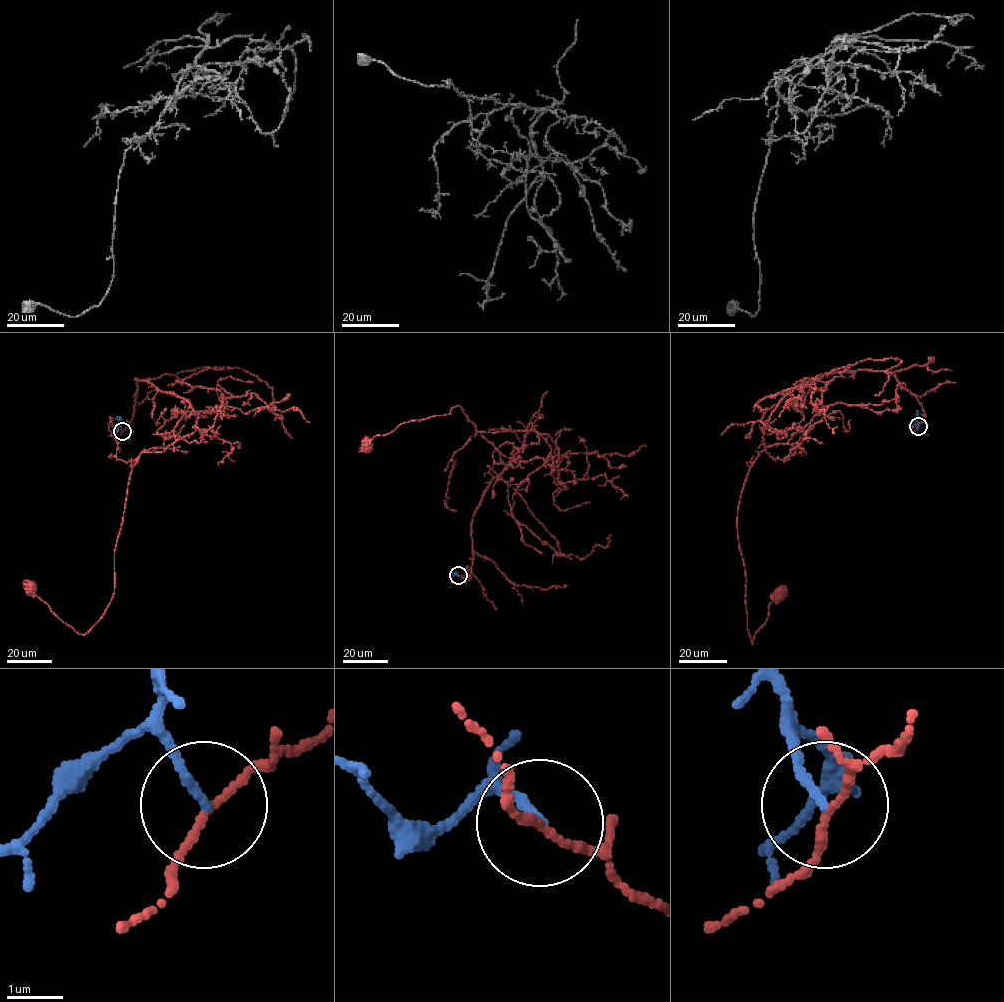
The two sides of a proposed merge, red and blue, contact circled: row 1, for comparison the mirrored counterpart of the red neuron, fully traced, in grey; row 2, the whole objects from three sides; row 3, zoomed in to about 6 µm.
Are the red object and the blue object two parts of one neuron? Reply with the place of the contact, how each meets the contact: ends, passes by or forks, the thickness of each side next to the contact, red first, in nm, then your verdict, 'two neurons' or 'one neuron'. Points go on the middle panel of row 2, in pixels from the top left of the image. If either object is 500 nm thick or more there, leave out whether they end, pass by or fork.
place (458, 575); red passes by; blue ends; calibres 120 and 150 nm; two neurons

